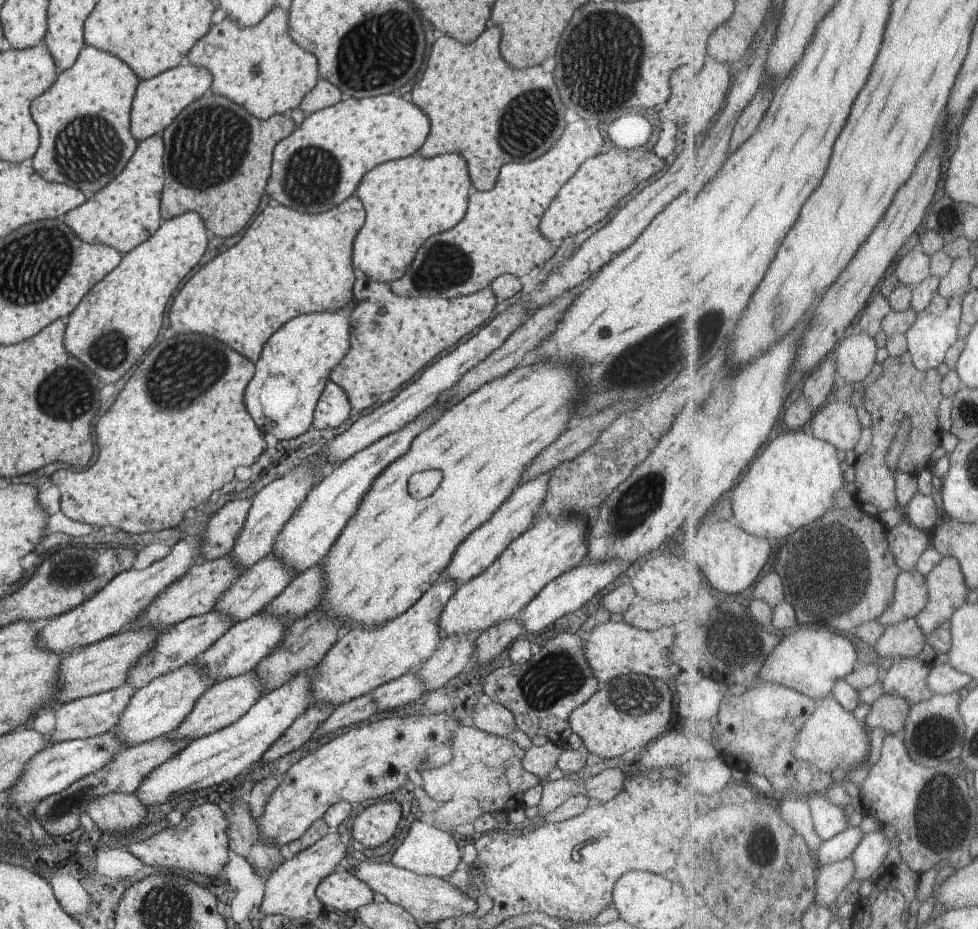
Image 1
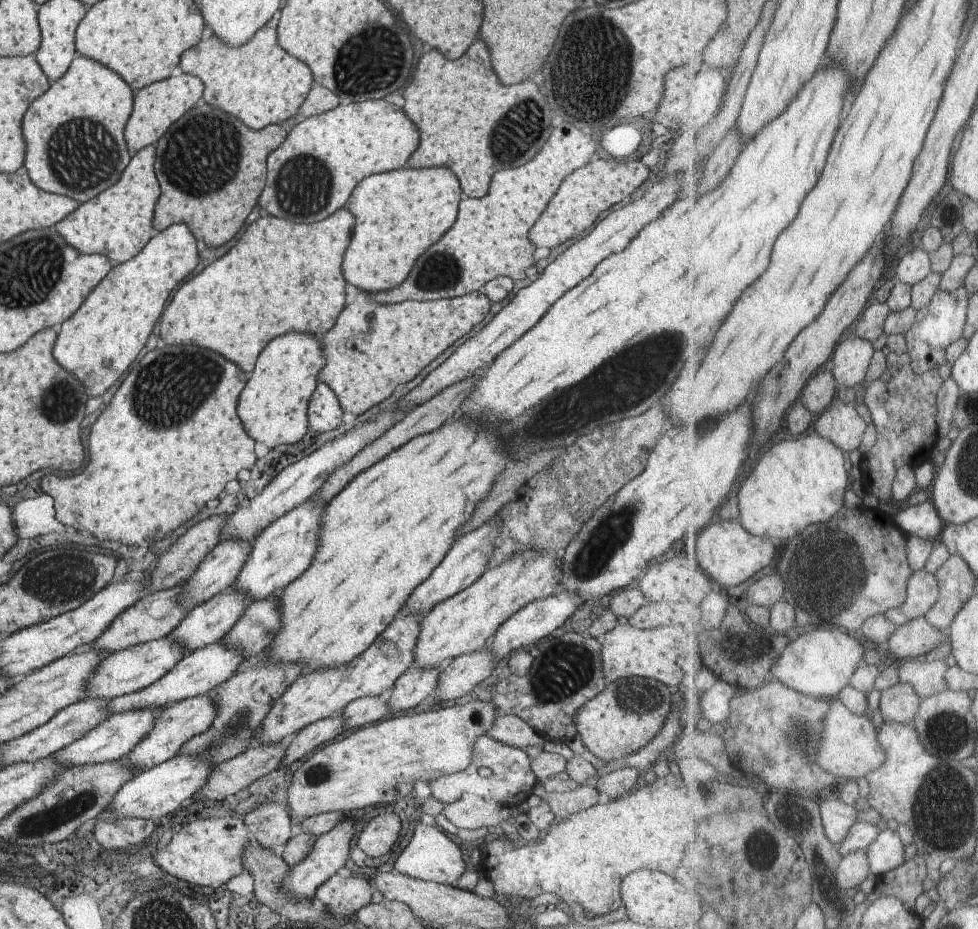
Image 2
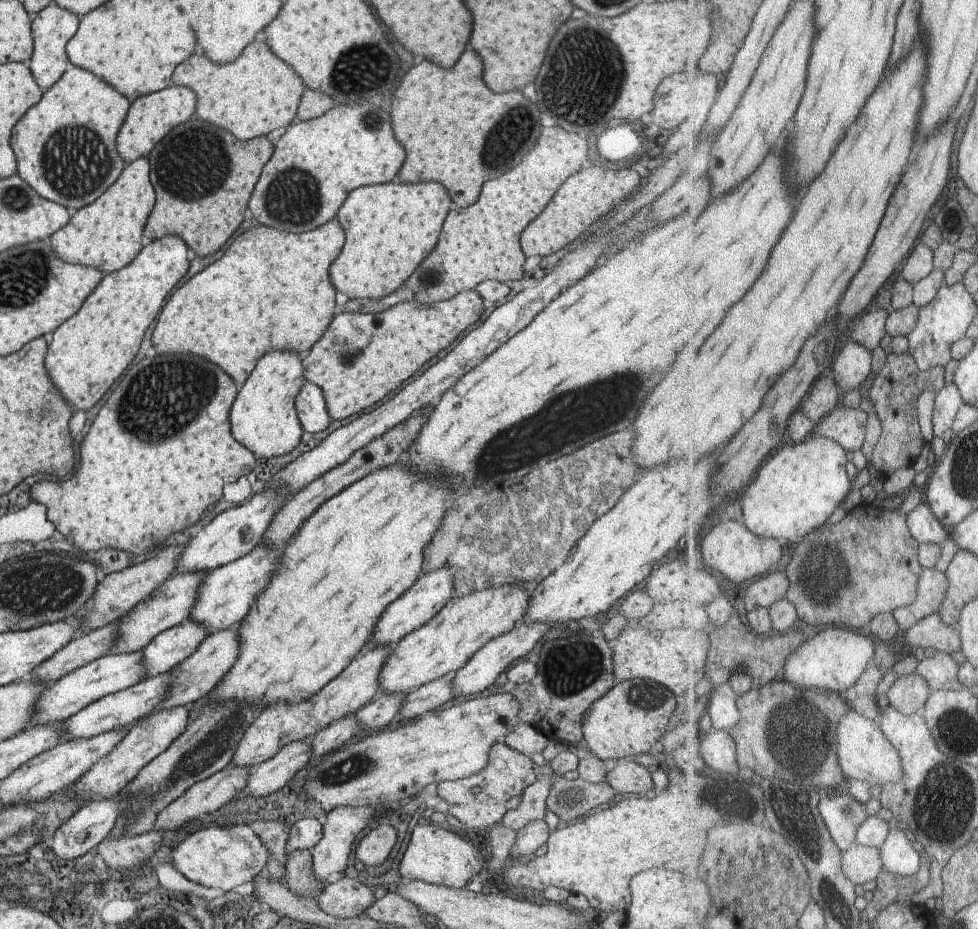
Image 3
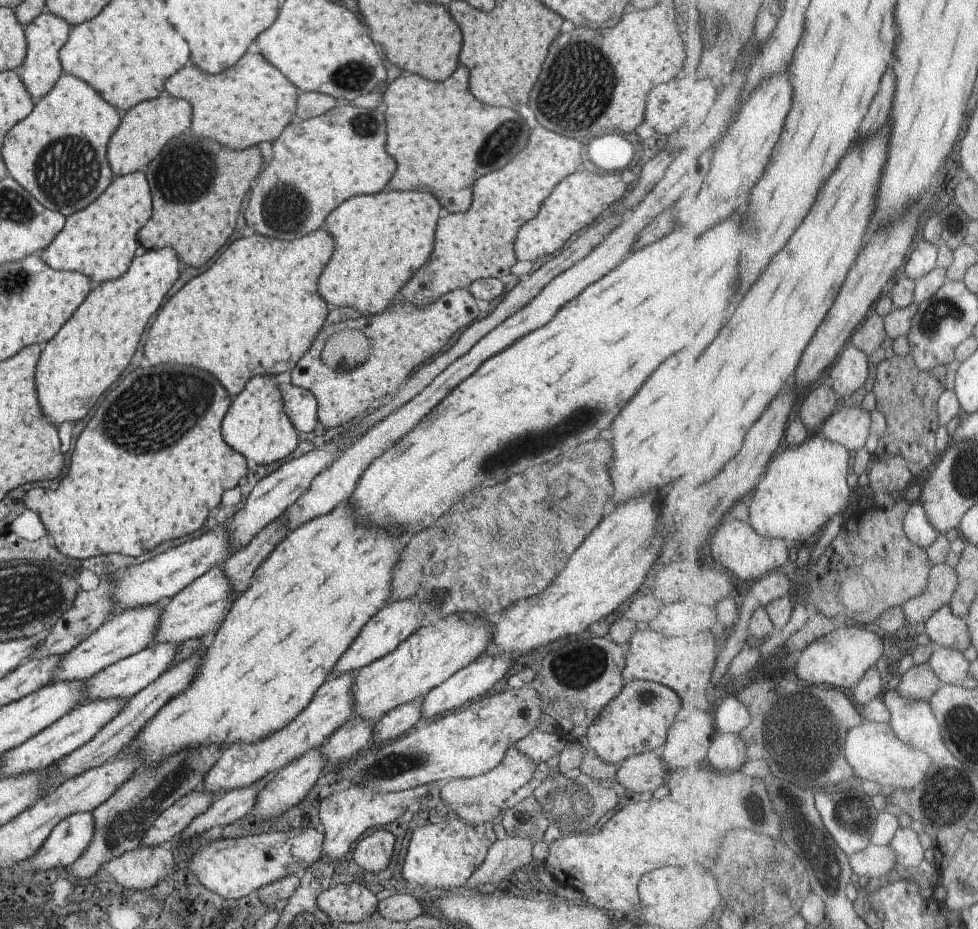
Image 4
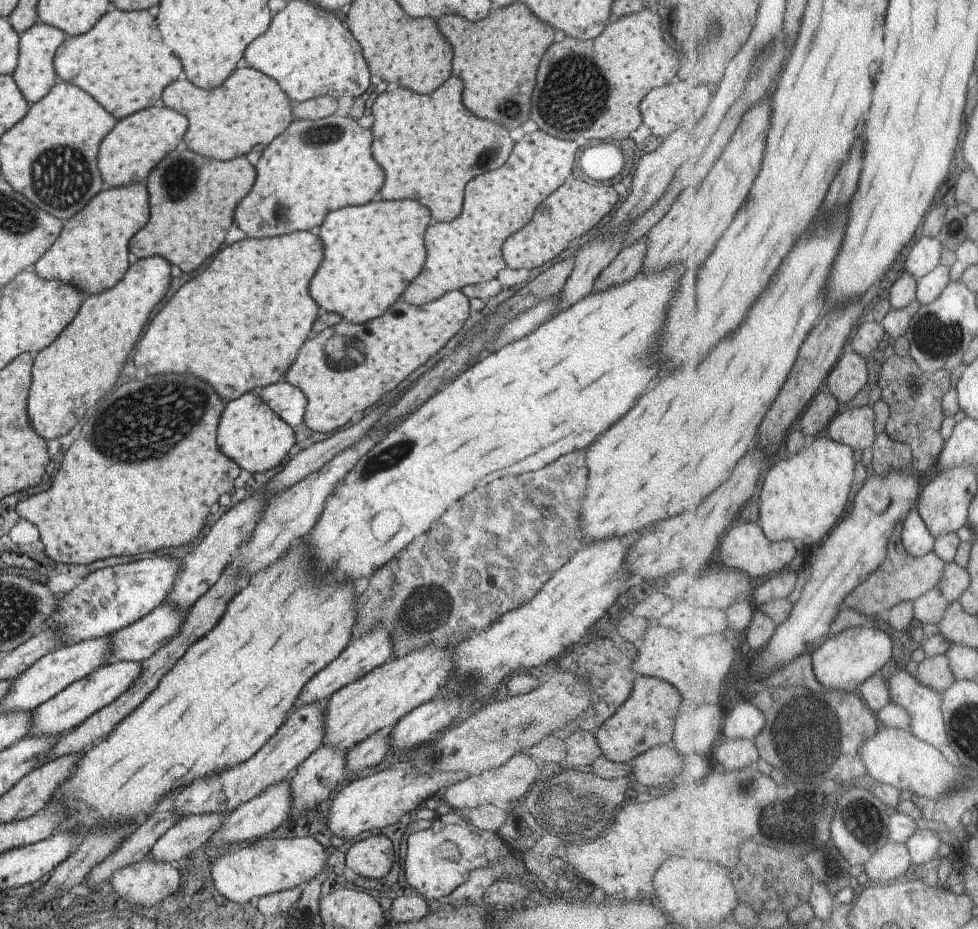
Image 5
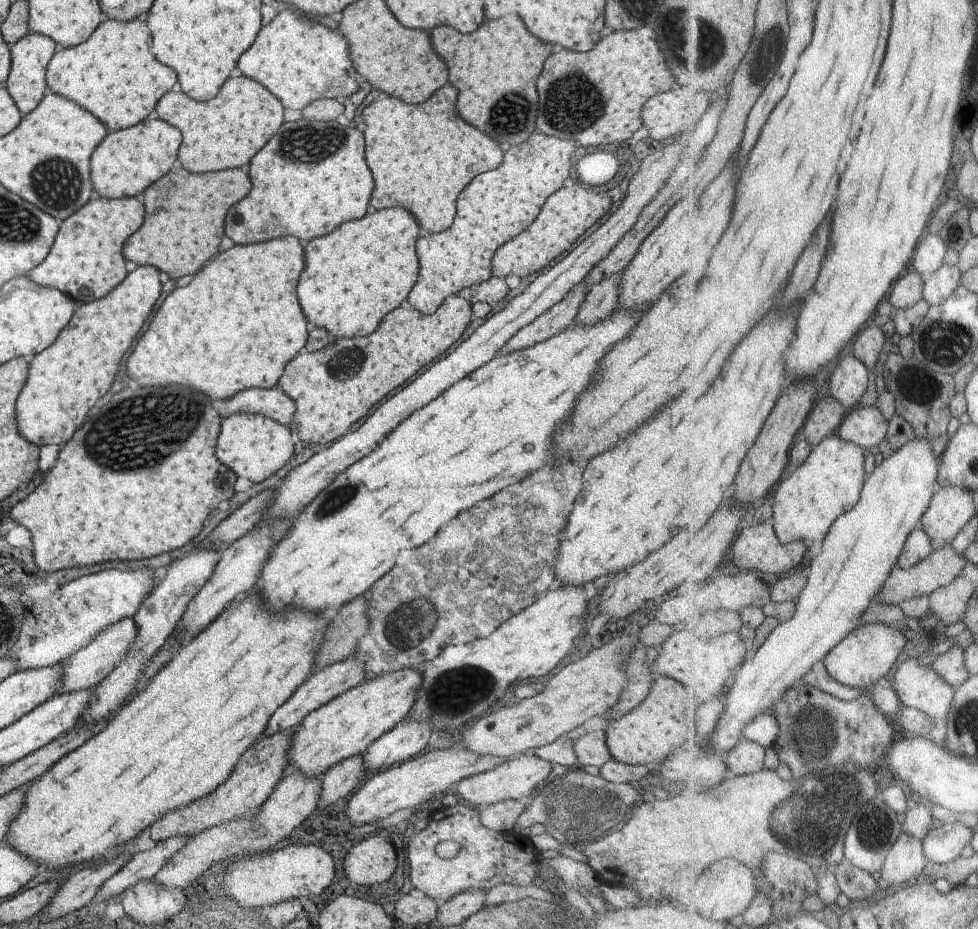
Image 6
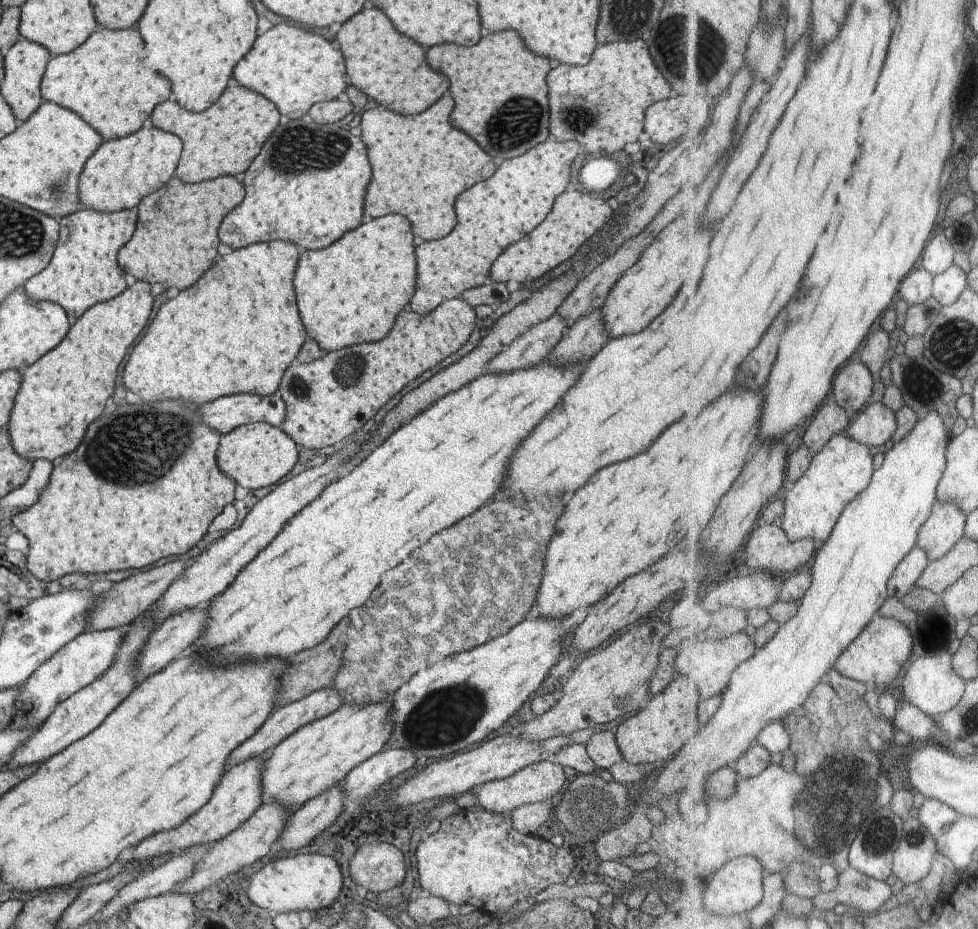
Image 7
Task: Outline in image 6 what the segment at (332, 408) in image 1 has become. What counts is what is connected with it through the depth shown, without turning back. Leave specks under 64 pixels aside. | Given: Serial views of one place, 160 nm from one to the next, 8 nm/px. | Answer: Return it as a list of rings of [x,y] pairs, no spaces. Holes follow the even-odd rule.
[[[250,388],[231,395],[229,398],[210,402],[220,418],[220,422],[232,414],[260,414],[274,420],[277,424],[287,427],[292,421],[294,402],[279,388]]]

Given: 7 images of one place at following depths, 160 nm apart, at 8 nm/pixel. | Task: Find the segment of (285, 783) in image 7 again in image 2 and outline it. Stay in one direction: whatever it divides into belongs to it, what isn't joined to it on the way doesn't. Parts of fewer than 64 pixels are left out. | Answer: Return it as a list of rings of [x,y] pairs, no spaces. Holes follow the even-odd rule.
[[[535,549],[515,552],[505,562],[485,569],[477,581],[436,604],[421,616],[414,642],[413,664],[419,669],[440,668],[449,660],[481,650],[486,640],[514,612],[527,603],[541,600],[560,590],[559,560]]]

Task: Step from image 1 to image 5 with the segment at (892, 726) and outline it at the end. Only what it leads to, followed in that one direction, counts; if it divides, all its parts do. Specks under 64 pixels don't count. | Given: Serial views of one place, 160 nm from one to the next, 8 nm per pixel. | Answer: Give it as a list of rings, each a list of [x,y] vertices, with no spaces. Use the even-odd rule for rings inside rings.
[[[940,654],[937,656],[927,656],[915,672],[918,679],[929,687],[936,688],[944,693],[953,686],[958,678],[956,677],[950,656]]]

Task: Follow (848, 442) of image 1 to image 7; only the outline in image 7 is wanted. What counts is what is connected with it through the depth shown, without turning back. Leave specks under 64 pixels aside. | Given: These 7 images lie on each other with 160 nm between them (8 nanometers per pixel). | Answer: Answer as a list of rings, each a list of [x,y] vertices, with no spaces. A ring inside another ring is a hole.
[[[882,400],[868,404],[865,410],[855,415],[848,433],[855,440],[876,449],[889,440],[893,441],[899,425],[898,413]]]

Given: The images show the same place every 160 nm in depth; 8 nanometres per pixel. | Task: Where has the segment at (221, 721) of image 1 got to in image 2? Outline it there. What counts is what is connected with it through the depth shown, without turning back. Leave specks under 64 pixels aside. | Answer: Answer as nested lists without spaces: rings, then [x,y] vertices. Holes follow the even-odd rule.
[[[208,694],[195,695],[176,703],[167,704],[154,716],[151,728],[146,732],[146,735],[119,760],[132,767],[134,774],[138,775],[152,766],[175,757],[177,749],[192,736],[203,732],[213,719],[214,705]]]

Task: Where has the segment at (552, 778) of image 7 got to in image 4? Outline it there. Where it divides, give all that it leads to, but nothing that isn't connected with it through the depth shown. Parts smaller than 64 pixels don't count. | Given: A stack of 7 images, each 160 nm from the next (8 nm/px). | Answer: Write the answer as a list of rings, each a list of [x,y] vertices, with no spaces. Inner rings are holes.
[[[515,746],[509,747],[504,754],[503,760],[489,772],[482,775],[470,776],[468,778],[451,779],[449,782],[440,784],[439,796],[446,806],[452,808],[461,805],[490,805],[503,806],[503,802],[507,800],[518,788],[523,784],[527,784],[534,773],[536,773],[534,762],[519,752]]]

